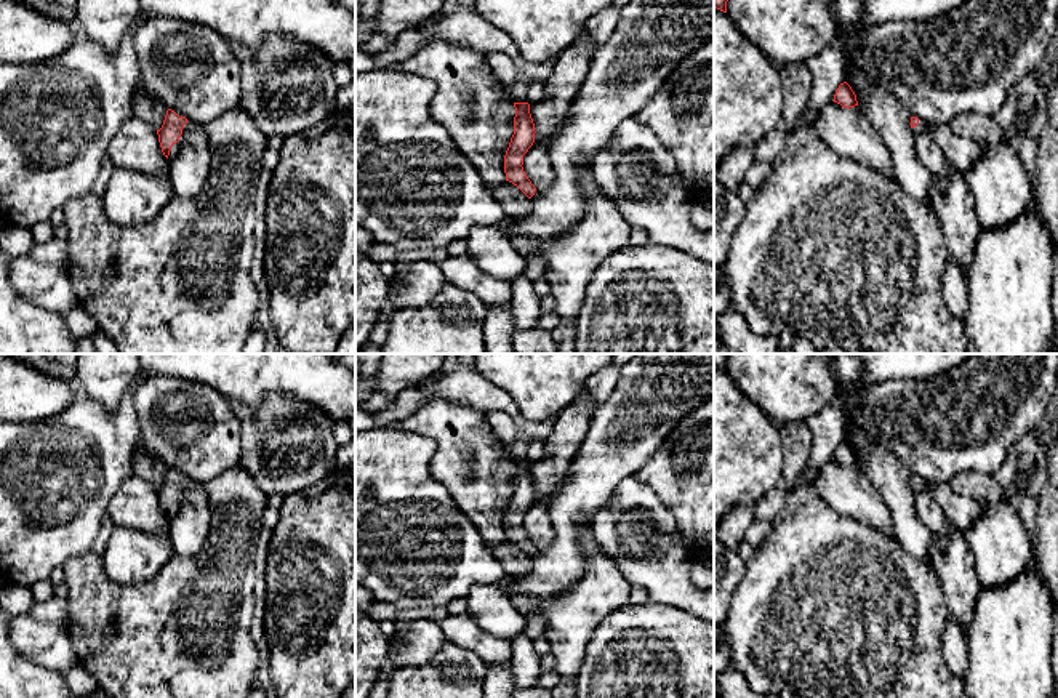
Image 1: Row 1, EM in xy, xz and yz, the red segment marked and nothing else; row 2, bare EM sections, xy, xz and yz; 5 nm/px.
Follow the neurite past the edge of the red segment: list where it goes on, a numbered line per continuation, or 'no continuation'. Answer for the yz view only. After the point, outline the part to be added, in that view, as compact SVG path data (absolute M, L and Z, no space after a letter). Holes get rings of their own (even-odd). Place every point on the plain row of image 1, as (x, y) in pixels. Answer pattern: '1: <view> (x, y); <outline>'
1: yz (929, 511); M919 477L919 482L912 487L916 496L916 512L922 524L933 533L952 535L959 532L944 515L940 504L933 499L930 482Z

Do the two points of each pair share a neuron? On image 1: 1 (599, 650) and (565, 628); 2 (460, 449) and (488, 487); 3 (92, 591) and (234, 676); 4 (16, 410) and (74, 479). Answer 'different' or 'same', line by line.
1: different
2: same
3: same
4: different

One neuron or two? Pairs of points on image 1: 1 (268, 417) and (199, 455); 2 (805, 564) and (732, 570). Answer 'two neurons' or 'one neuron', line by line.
1: two neurons
2: two neurons

